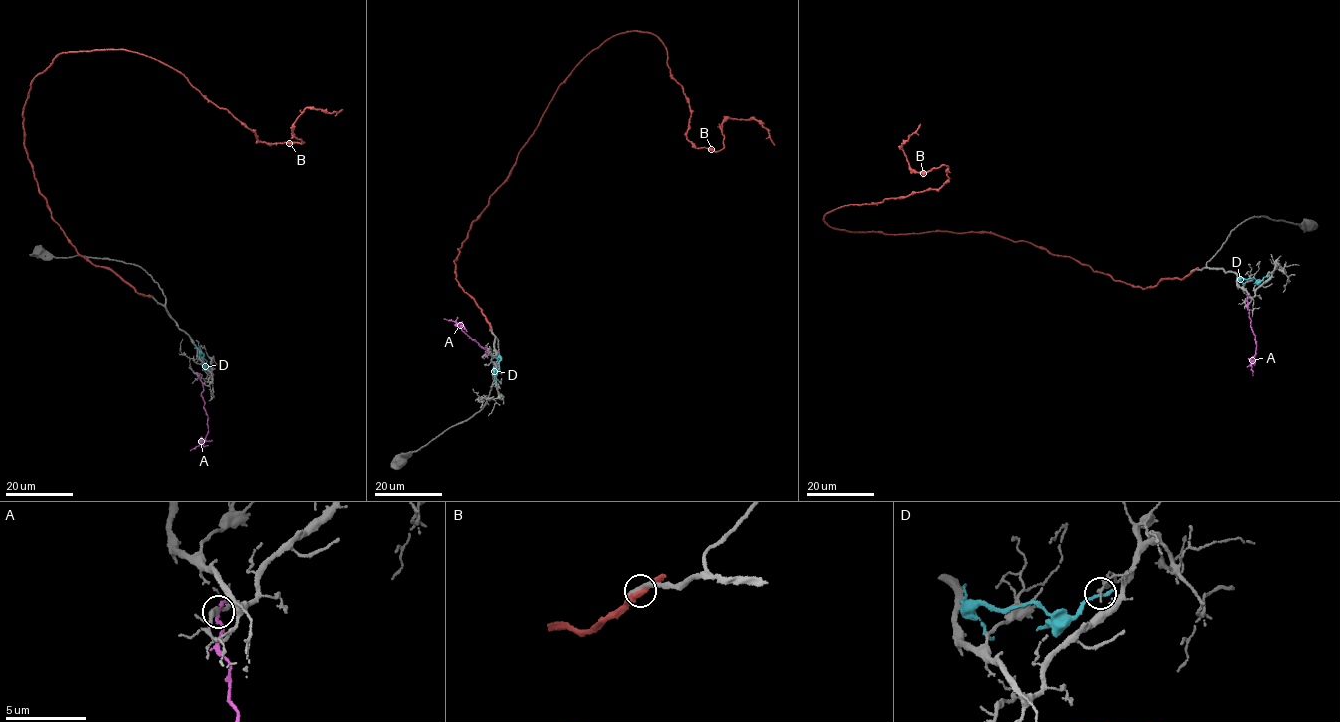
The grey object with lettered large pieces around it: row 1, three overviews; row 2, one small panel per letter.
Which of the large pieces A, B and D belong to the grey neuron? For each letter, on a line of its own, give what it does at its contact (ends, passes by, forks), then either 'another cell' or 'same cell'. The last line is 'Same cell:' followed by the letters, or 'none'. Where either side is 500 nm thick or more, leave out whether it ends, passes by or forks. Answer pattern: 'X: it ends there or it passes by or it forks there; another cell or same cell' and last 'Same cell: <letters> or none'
A: it passes by; another cell
B: it passes by; another cell
D: it ends there; another cell
Same cell: none

